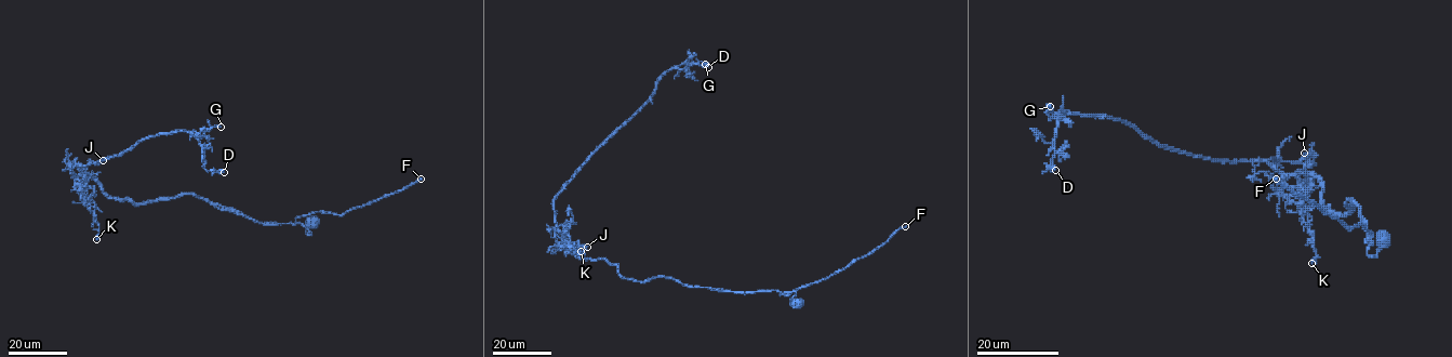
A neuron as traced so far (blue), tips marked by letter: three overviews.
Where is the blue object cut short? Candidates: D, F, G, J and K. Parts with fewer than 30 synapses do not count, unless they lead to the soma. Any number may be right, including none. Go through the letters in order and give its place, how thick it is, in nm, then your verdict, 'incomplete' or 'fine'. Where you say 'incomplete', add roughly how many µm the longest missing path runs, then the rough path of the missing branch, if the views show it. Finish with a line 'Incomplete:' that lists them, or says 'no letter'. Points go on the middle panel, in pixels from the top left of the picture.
D: (708, 67) | 280 nm | fine
F: (905, 226) | 280 nm | incomplete | 80 µm
G: (705, 64) | 150 nm | fine
J: (587, 247) | 180 nm | fine
K: (581, 251) | 100 nm | fine
Incomplete: F

